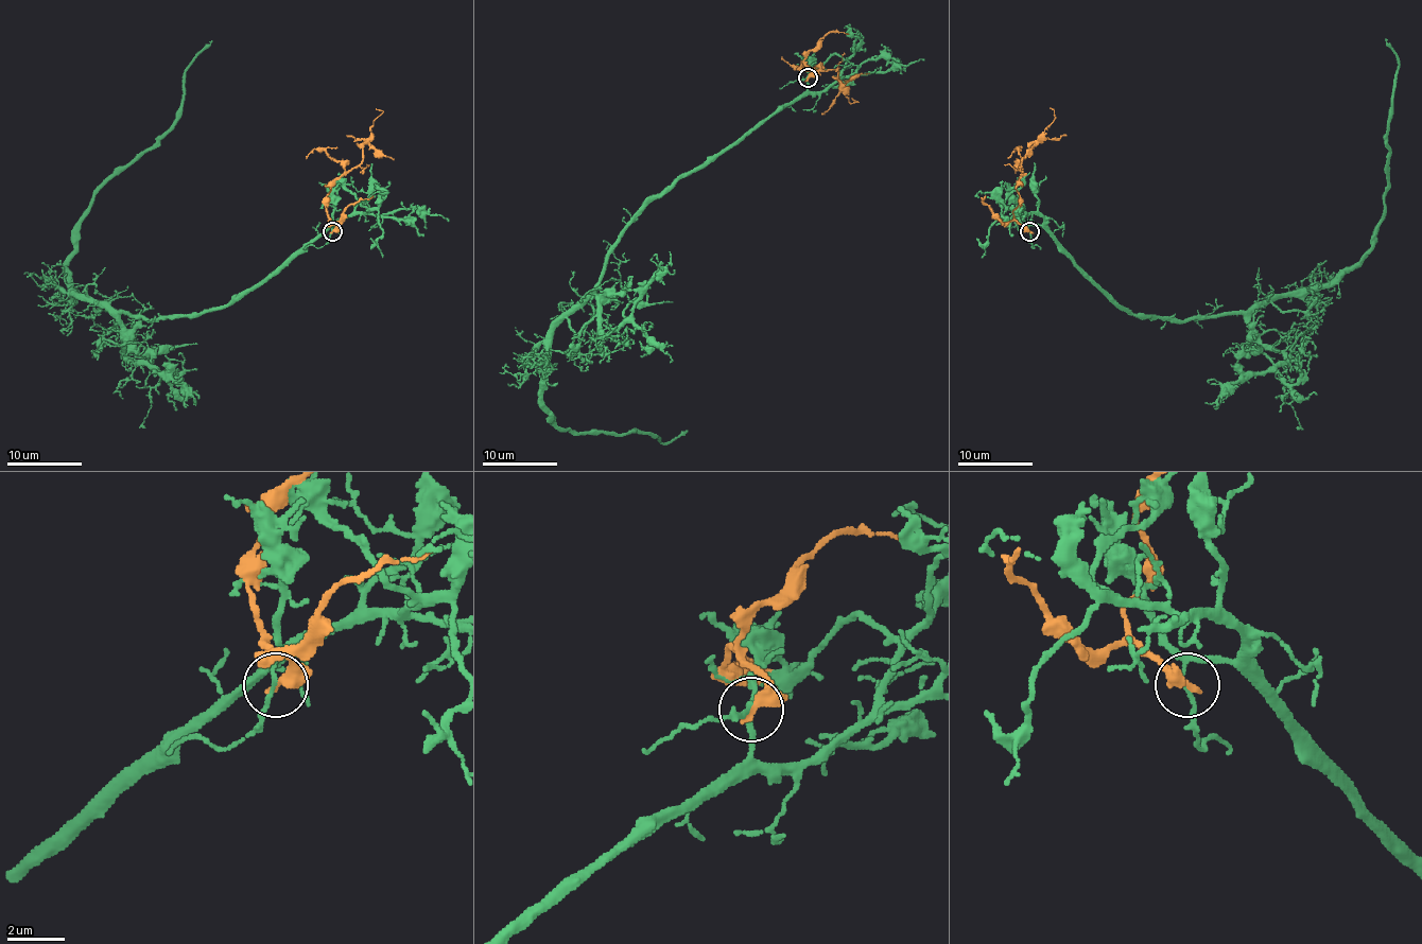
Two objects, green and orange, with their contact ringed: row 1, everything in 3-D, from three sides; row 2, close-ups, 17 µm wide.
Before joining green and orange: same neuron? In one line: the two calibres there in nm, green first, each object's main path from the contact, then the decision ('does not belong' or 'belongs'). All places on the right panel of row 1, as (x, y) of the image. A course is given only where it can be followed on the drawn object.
90 nm thick on the green side, 400 nm on the other; green runs (1028, 231), (1040, 224), (1121, 309), (1174, 319), (1328, 287), (1384, 209), (1399, 63), (1386, 38); orange runs (1028, 231), (1013, 216), (1020, 206), (1016, 185), (1021, 177), (1021, 160), (1028, 147), (1053, 121), (1050, 107); does not belong

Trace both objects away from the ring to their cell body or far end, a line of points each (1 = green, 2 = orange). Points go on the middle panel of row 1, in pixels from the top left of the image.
1: (807, 77), (634, 221), (554, 330), (542, 404), (561, 429), (663, 443), (688, 431)
2: (807, 77), (811, 70), (801, 63), (803, 68), (836, 70), (848, 102), (857, 102), (852, 98)

